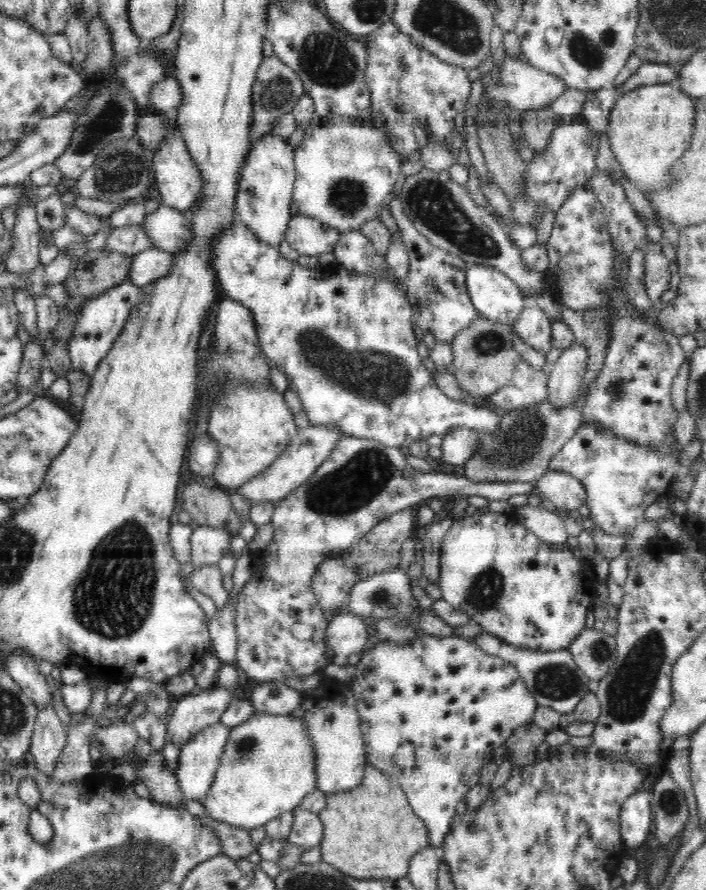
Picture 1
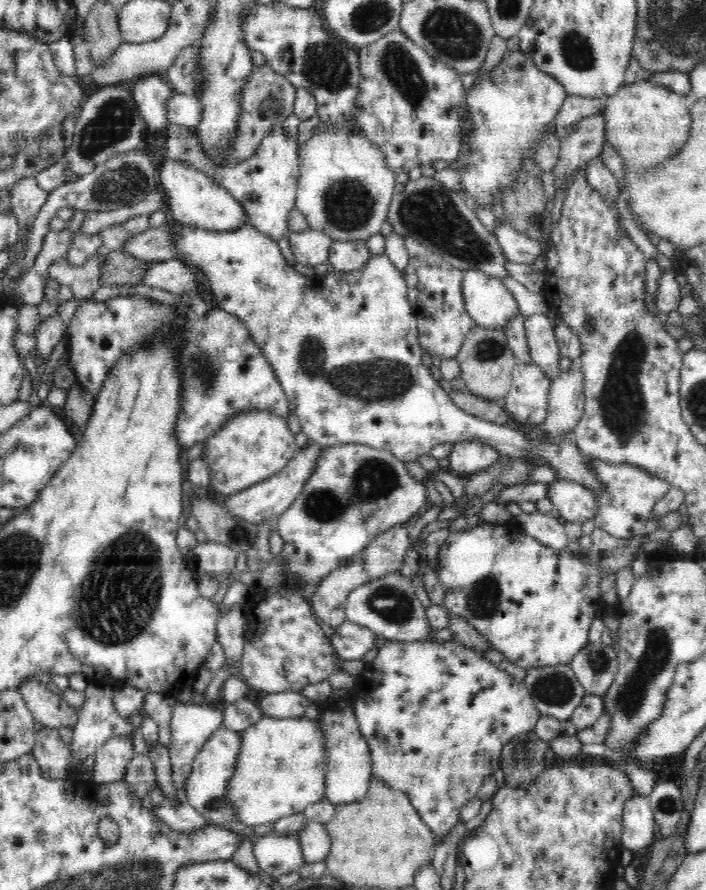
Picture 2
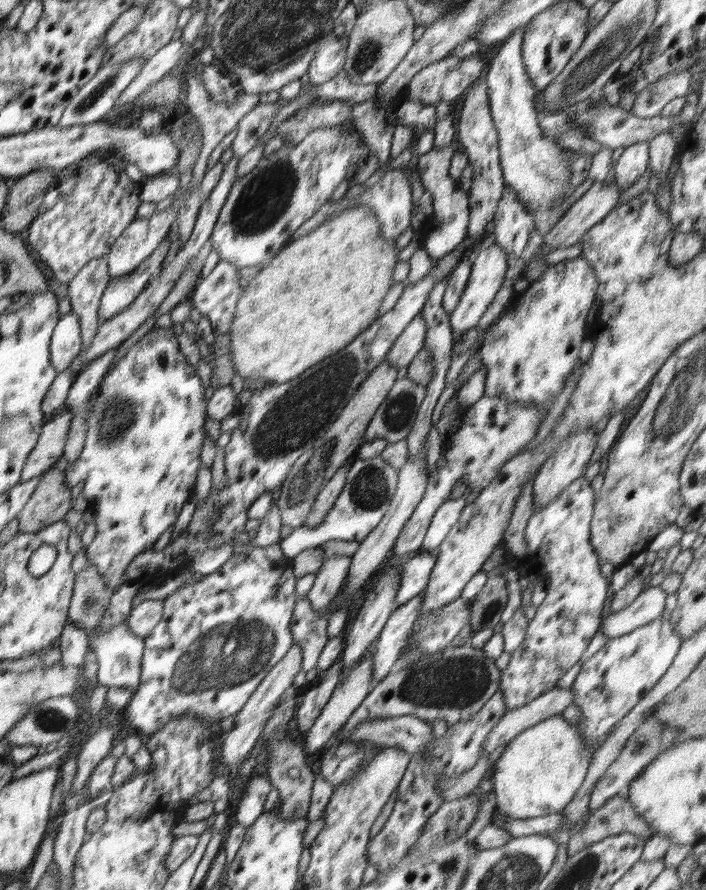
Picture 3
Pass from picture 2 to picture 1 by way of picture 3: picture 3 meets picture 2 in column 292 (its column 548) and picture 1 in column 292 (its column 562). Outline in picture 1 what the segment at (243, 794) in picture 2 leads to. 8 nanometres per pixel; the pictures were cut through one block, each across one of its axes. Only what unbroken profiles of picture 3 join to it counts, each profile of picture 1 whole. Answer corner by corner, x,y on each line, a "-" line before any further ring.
256,713
230,728
214,782
201,804
214,820
251,830
301,806
301,800
316,788
315,752
304,720

